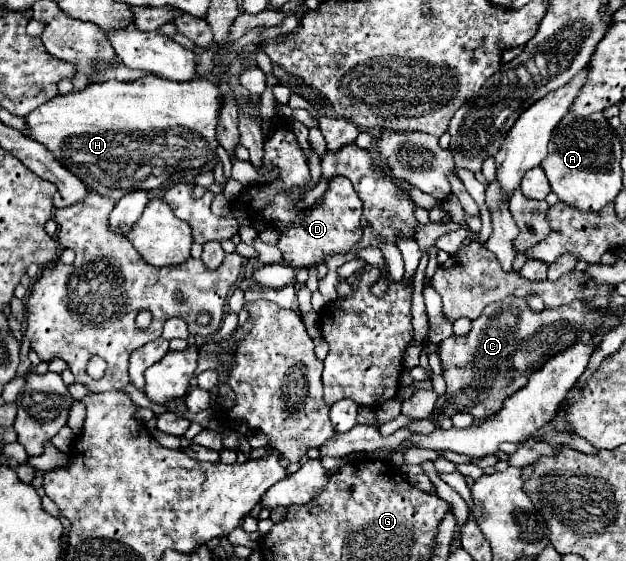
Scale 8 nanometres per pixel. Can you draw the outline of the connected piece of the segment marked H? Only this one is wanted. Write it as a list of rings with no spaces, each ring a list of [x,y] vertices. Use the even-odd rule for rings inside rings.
[[[146,75],[130,83],[104,81],[90,83],[82,91],[56,95],[28,113],[26,137],[42,143],[70,173],[96,193],[120,201],[130,191],[150,191],[164,183],[178,169],[200,169],[216,159],[216,117],[220,107],[218,83],[210,79],[168,81]]]

